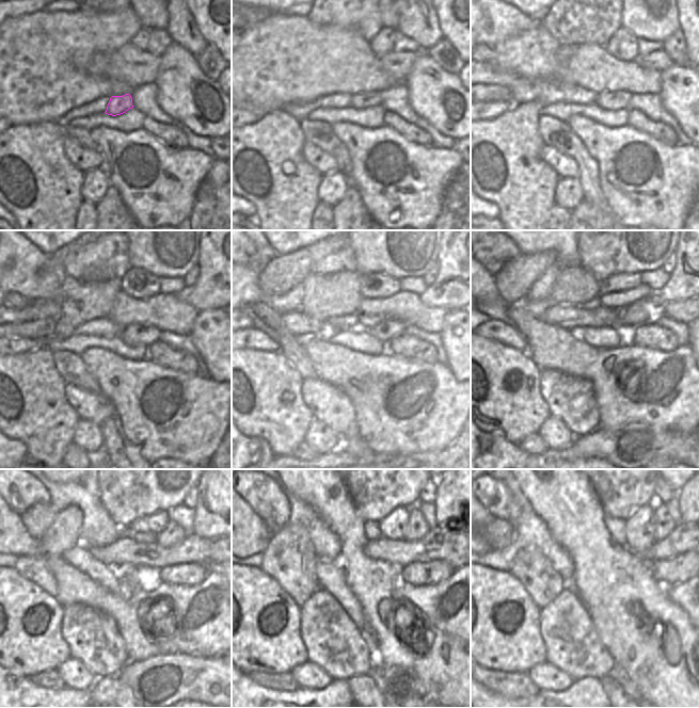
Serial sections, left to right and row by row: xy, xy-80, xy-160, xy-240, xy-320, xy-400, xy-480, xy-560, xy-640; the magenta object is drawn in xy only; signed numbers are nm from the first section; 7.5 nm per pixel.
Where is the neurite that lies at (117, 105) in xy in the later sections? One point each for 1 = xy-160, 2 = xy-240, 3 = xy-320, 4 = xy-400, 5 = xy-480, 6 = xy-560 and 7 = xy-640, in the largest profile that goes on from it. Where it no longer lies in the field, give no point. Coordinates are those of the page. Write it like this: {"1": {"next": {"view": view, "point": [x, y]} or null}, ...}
{"1": {"next": {"view": "xy-160", "point": [609, 100]}}, "2": {"next": {"view": "xy-240", "point": [132, 335]}}, "3": {"next": {"view": "xy-320", "point": [381, 327]}}, "4": {"next": {"view": "xy-400", "point": [645, 310]}}, "5": {"next": {"view": "xy-480", "point": [172, 534]}}, "6": {"next": {"view": "xy-560", "point": [417, 528]}}, "7": {"next": {"view": "xy-640", "point": [663, 524]}}}

